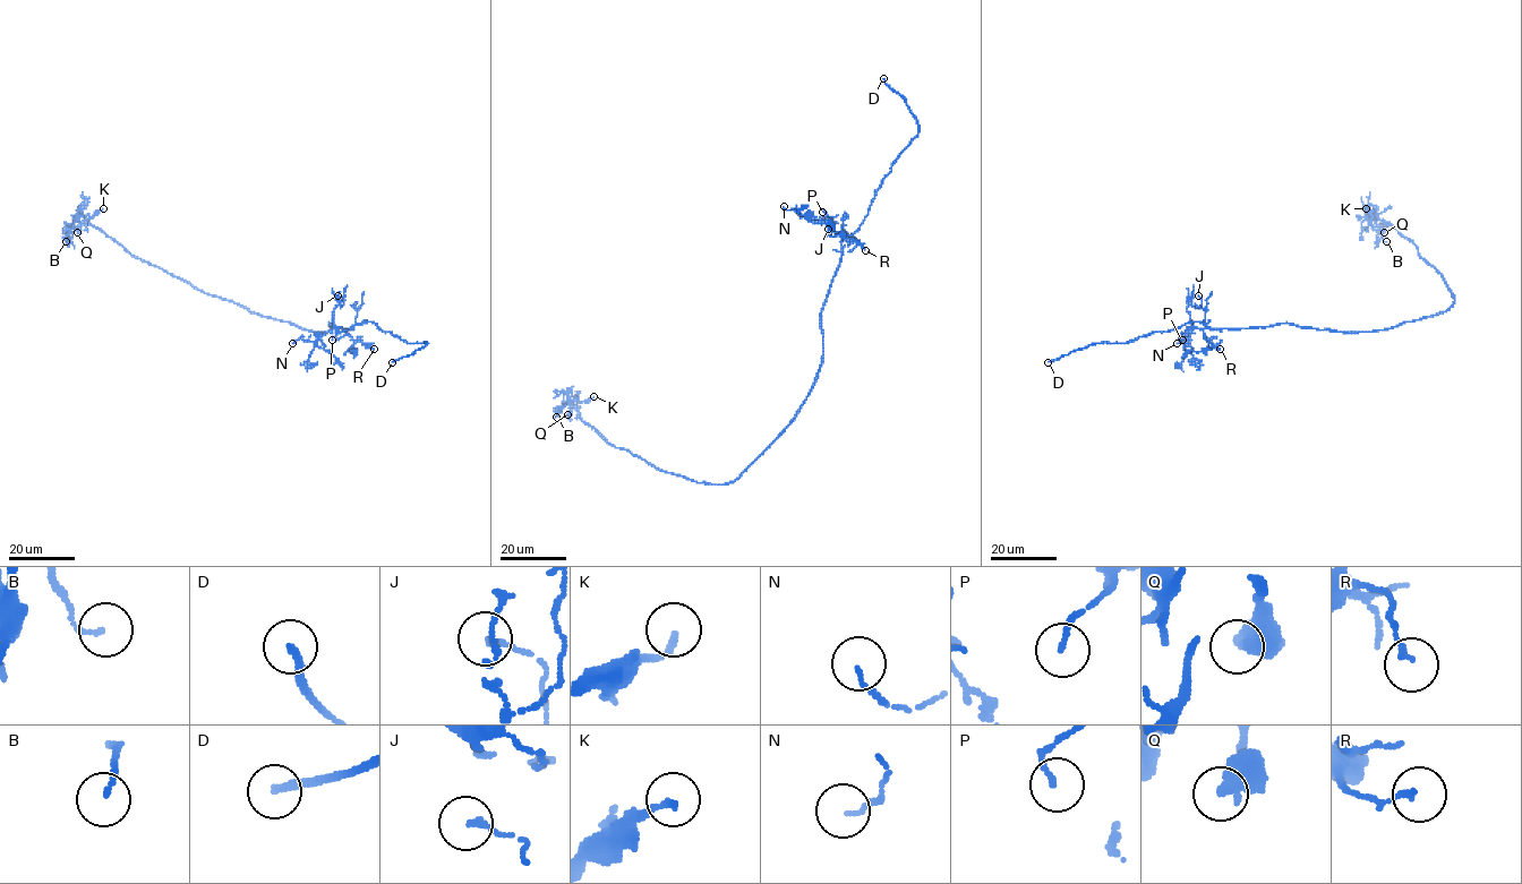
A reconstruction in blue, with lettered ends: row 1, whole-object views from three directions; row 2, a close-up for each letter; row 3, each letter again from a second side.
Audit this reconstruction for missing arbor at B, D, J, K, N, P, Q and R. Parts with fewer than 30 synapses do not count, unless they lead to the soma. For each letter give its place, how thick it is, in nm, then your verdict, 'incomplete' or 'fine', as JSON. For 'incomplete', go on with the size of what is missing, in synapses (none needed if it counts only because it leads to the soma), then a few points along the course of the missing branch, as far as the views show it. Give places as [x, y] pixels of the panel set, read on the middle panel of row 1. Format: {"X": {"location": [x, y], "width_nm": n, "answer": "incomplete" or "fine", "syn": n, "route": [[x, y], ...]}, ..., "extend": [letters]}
{"B": {"location": [556, 417], "width_nm": 130, "answer": "fine"}, "D": {"location": [883, 78], "width_nm": 200, "answer": "incomplete", "route": [[883, 78], [862, 57], [854, 59]]}, "J": {"location": [828, 229], "width_nm": 160, "answer": "fine"}, "K": {"location": [593, 396], "width_nm": 180, "answer": "fine"}, "N": {"location": [784, 206], "width_nm": 100, "answer": "fine"}, "P": {"location": [822, 212], "width_nm": 130, "answer": "fine"}, "Q": {"location": [567, 414], "width_nm": 600, "answer": "fine"}, "R": {"location": [865, 250], "width_nm": 140, "answer": "fine"}, "extend": ["D"]}

